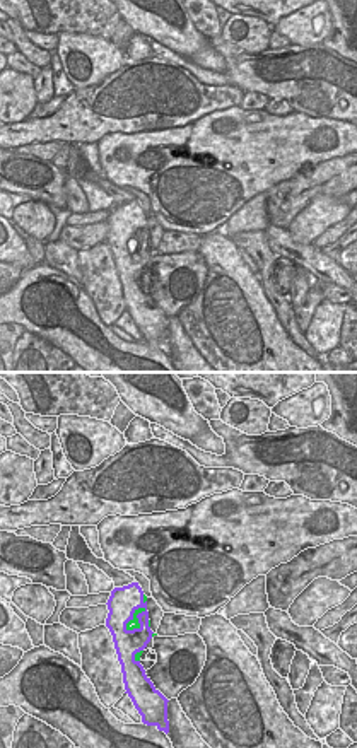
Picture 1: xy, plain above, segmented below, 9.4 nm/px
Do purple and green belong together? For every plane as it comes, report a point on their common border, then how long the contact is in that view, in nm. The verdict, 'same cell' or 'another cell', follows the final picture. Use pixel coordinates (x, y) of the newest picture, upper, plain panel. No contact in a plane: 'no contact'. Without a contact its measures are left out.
(132, 236) | 300 nm

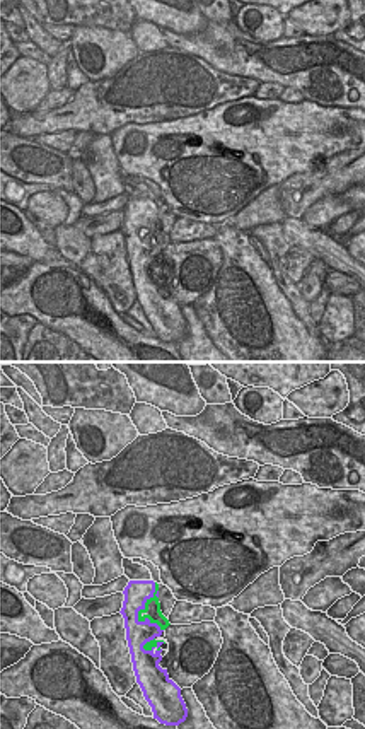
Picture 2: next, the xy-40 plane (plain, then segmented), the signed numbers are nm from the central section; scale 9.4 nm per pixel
(137, 231) | 480 nm

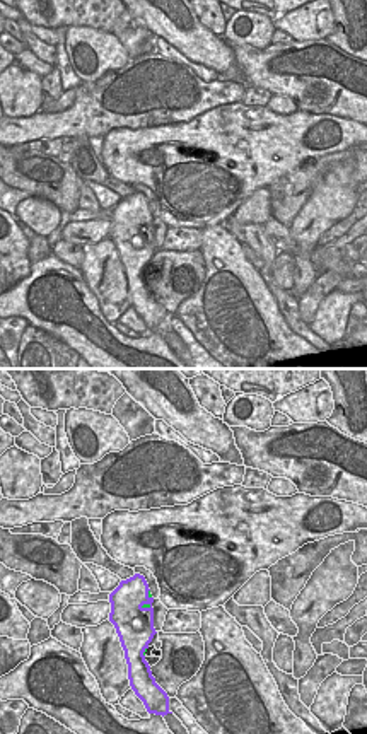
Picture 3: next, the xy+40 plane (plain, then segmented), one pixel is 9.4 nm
(145, 221) | 110 nm

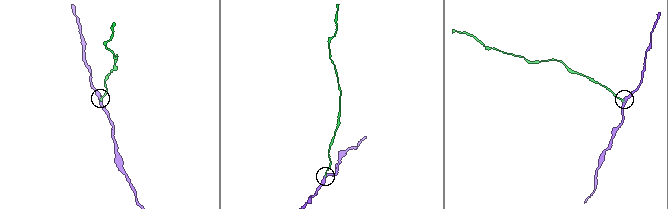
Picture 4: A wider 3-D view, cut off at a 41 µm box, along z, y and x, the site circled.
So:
same cell

